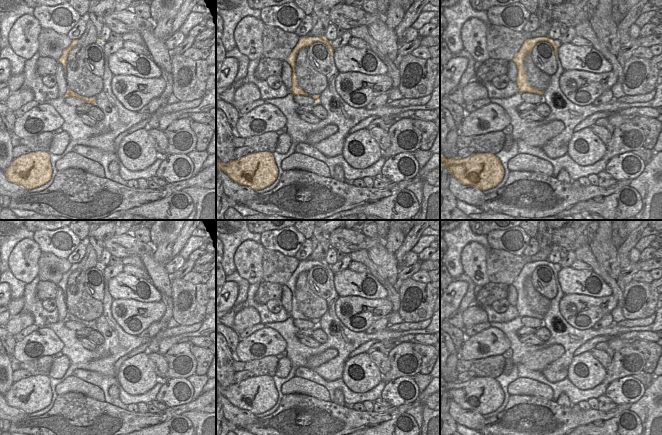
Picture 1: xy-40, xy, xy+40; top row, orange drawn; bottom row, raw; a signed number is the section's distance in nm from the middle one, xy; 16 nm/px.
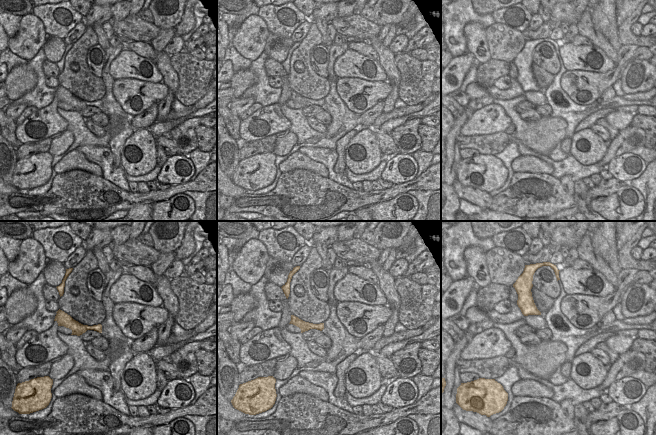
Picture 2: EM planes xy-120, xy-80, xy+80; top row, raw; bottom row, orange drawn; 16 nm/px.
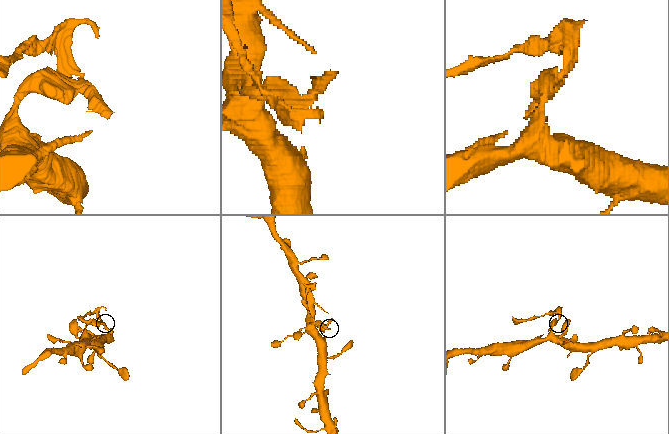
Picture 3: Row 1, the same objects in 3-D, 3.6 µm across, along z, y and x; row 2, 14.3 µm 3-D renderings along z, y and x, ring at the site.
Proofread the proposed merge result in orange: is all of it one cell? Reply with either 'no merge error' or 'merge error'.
merge error

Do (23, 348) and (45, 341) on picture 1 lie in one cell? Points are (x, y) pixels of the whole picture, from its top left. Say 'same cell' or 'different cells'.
same cell

